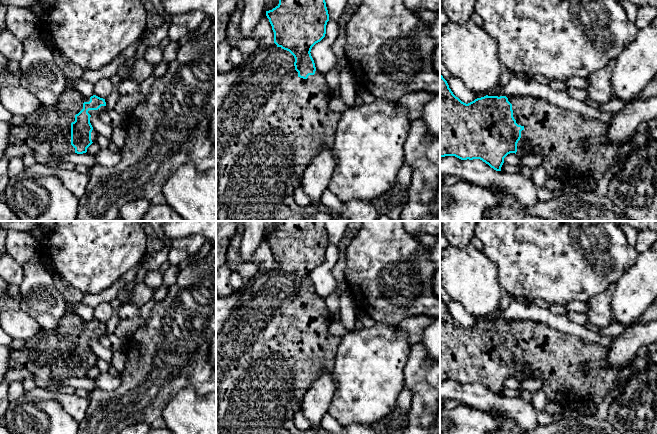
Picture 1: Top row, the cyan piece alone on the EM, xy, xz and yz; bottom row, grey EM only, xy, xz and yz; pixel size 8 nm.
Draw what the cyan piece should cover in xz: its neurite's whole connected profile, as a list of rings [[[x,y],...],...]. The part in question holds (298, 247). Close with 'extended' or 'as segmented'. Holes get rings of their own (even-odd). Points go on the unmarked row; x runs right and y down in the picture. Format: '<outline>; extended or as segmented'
[[[279,221],[279,228],[272,234],[266,235],[266,240],[274,256],[273,268],[262,274],[250,287],[239,294],[231,318],[216,335],[216,434],[303,434],[303,431],[294,425],[294,414],[301,410],[305,392],[320,376],[321,371],[334,368],[336,353],[341,342],[342,337],[333,336],[328,331],[332,319],[325,299],[316,293],[310,277],[312,271],[326,258],[329,238],[325,221]]]; extended

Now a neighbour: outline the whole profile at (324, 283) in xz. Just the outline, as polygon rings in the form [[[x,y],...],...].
[[[329,243],[326,249],[325,261],[311,273],[310,277],[314,284],[316,294],[324,299],[335,290],[336,282],[331,274],[331,270],[338,258],[338,245]]]

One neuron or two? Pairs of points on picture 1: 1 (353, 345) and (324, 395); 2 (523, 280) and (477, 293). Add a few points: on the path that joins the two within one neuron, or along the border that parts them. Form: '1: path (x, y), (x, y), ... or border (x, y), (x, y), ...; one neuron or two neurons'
1: border (332, 370), (334, 393), (329, 404); two neurons
2: border (494, 264), (497, 270), (498, 283), (503, 289); two neurons

